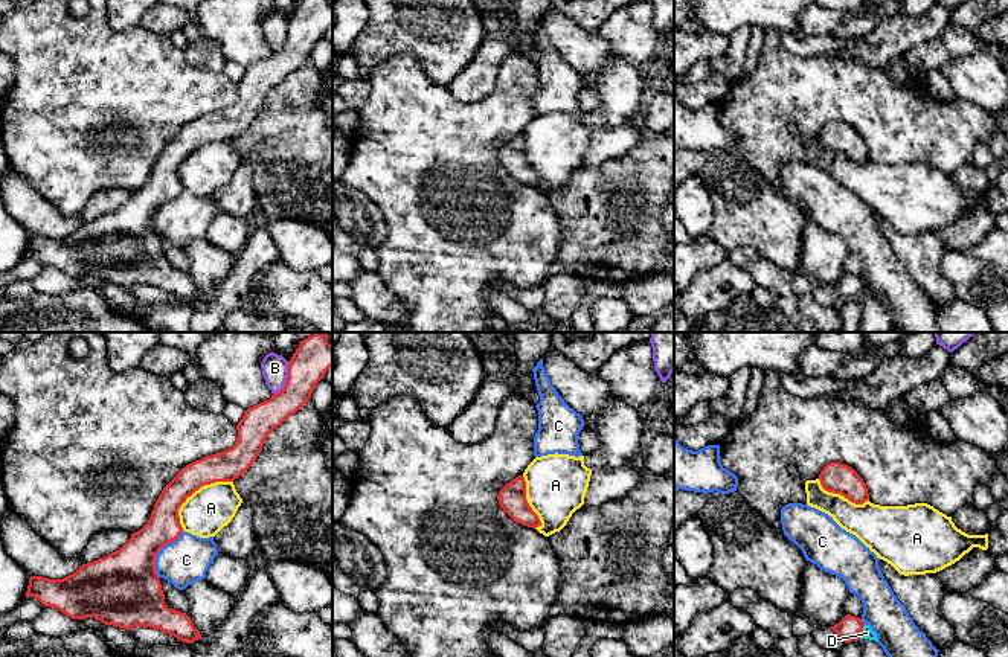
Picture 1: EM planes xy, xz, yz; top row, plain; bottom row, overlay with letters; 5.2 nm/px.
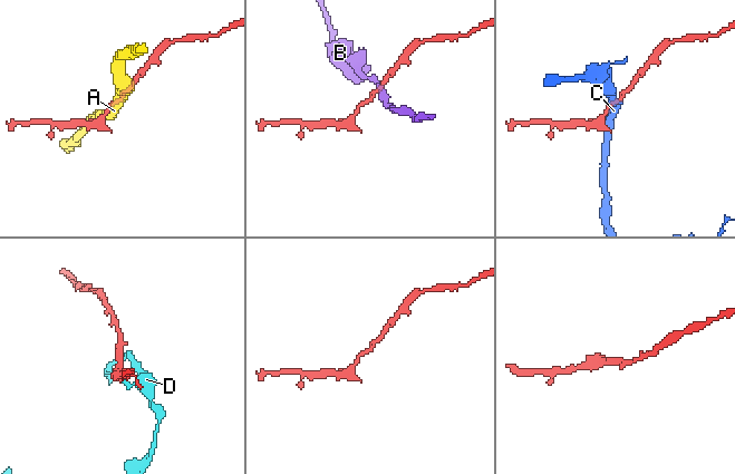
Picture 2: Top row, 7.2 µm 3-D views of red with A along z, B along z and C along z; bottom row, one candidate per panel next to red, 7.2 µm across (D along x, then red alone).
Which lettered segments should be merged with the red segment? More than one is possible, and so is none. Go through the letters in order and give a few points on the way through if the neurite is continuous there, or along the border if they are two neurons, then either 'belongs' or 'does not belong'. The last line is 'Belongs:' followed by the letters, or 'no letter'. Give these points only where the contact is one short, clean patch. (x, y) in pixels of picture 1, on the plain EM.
A: does not belong
B: border along xy (288, 20), (287, 40), (273, 52); does not belong
C: does not belong
D: border along yz (865, 284), (859, 296); does not belong
Belongs: no letter

